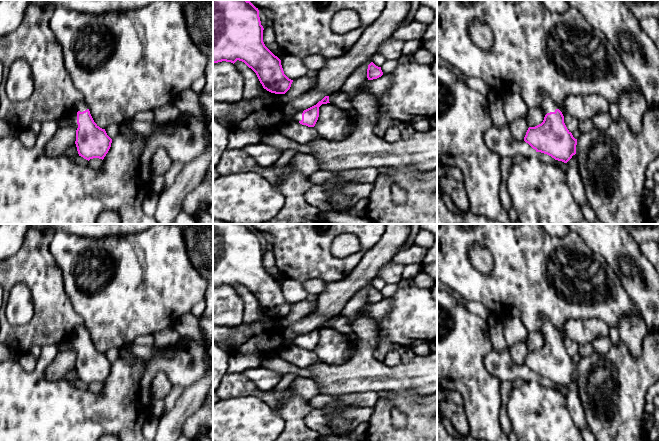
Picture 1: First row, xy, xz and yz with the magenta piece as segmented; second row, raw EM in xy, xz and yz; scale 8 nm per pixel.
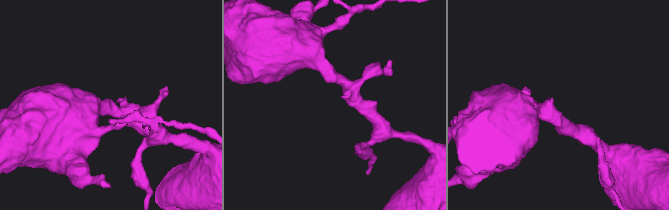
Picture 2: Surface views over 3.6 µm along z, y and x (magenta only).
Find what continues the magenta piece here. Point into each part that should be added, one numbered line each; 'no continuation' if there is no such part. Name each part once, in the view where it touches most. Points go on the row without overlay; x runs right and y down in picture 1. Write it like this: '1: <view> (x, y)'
1: xy (81, 330)

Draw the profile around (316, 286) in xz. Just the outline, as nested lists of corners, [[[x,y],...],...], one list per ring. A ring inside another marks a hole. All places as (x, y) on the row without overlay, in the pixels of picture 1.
[[[310,279],[303,282],[303,285],[309,294],[319,296],[325,291],[326,282],[320,279]]]

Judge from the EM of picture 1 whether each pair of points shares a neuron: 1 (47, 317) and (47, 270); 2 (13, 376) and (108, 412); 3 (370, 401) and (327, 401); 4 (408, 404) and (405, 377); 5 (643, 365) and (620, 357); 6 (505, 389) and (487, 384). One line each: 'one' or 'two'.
1: one
2: one
3: one
4: two
5: one
6: two

